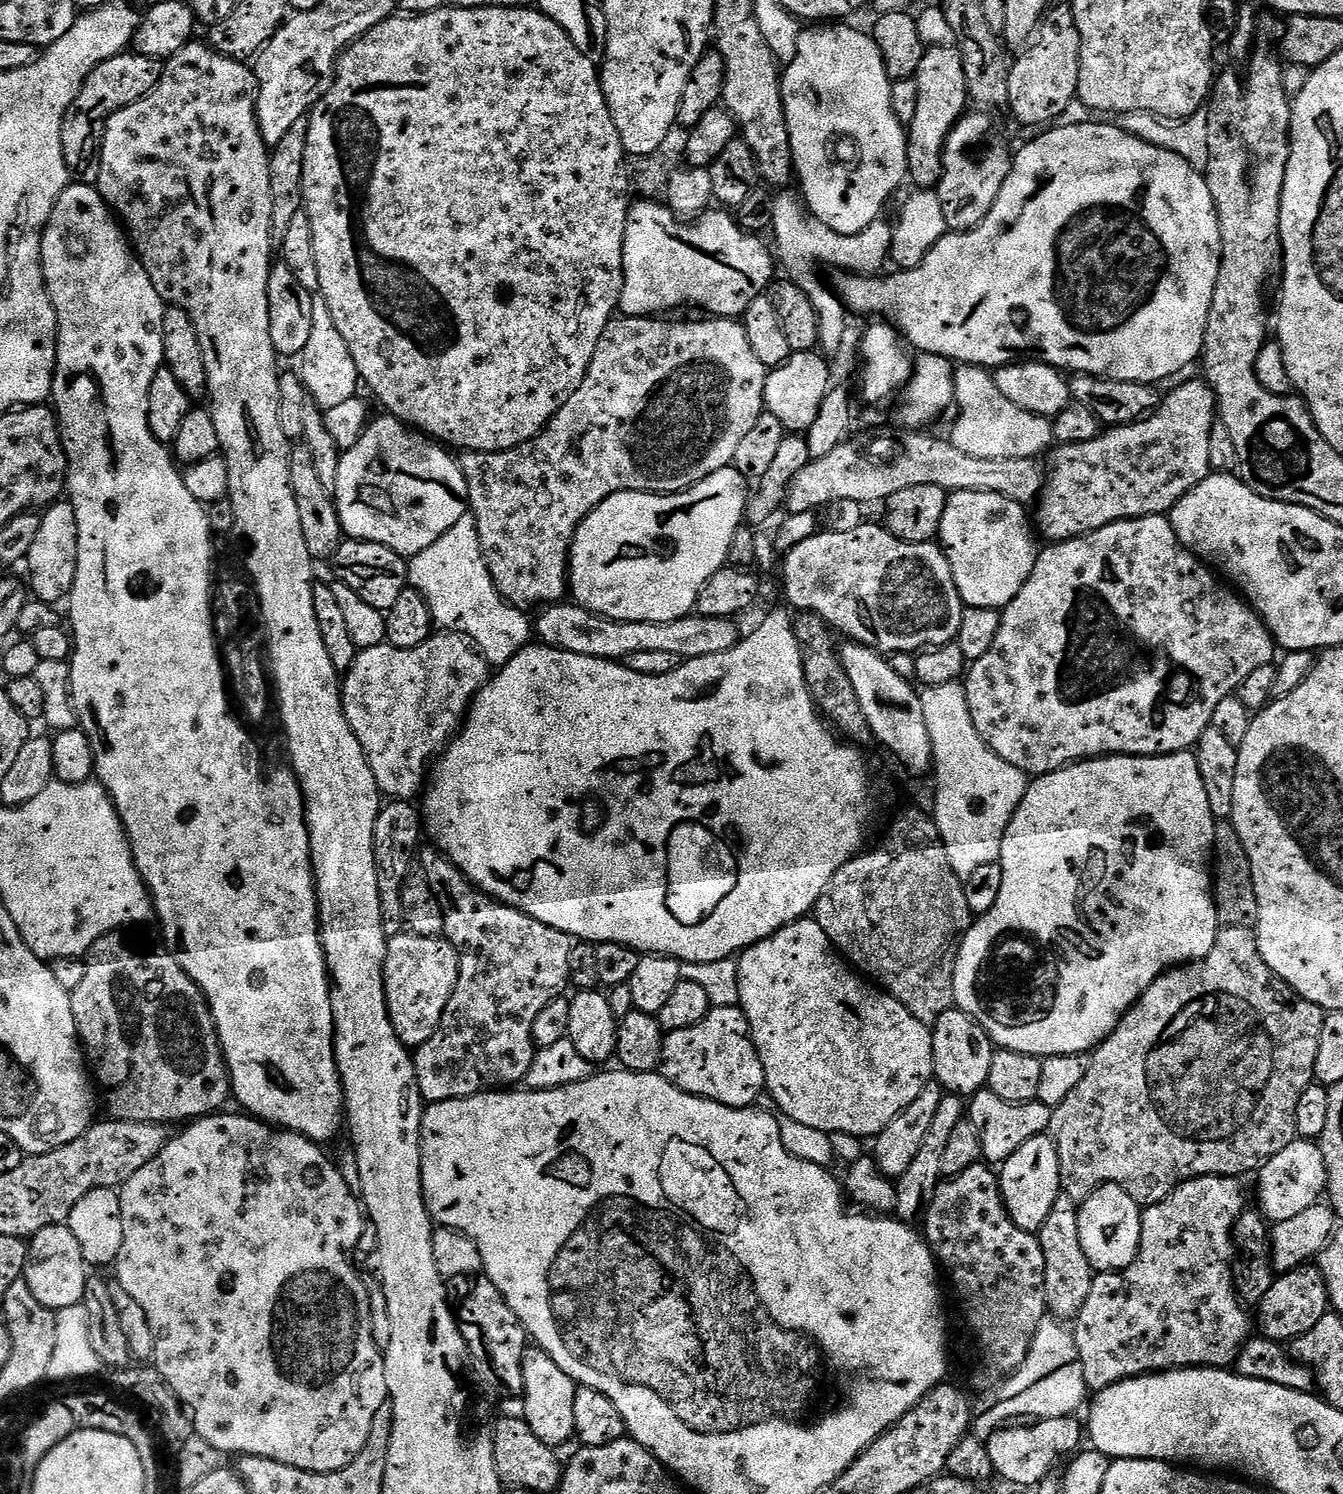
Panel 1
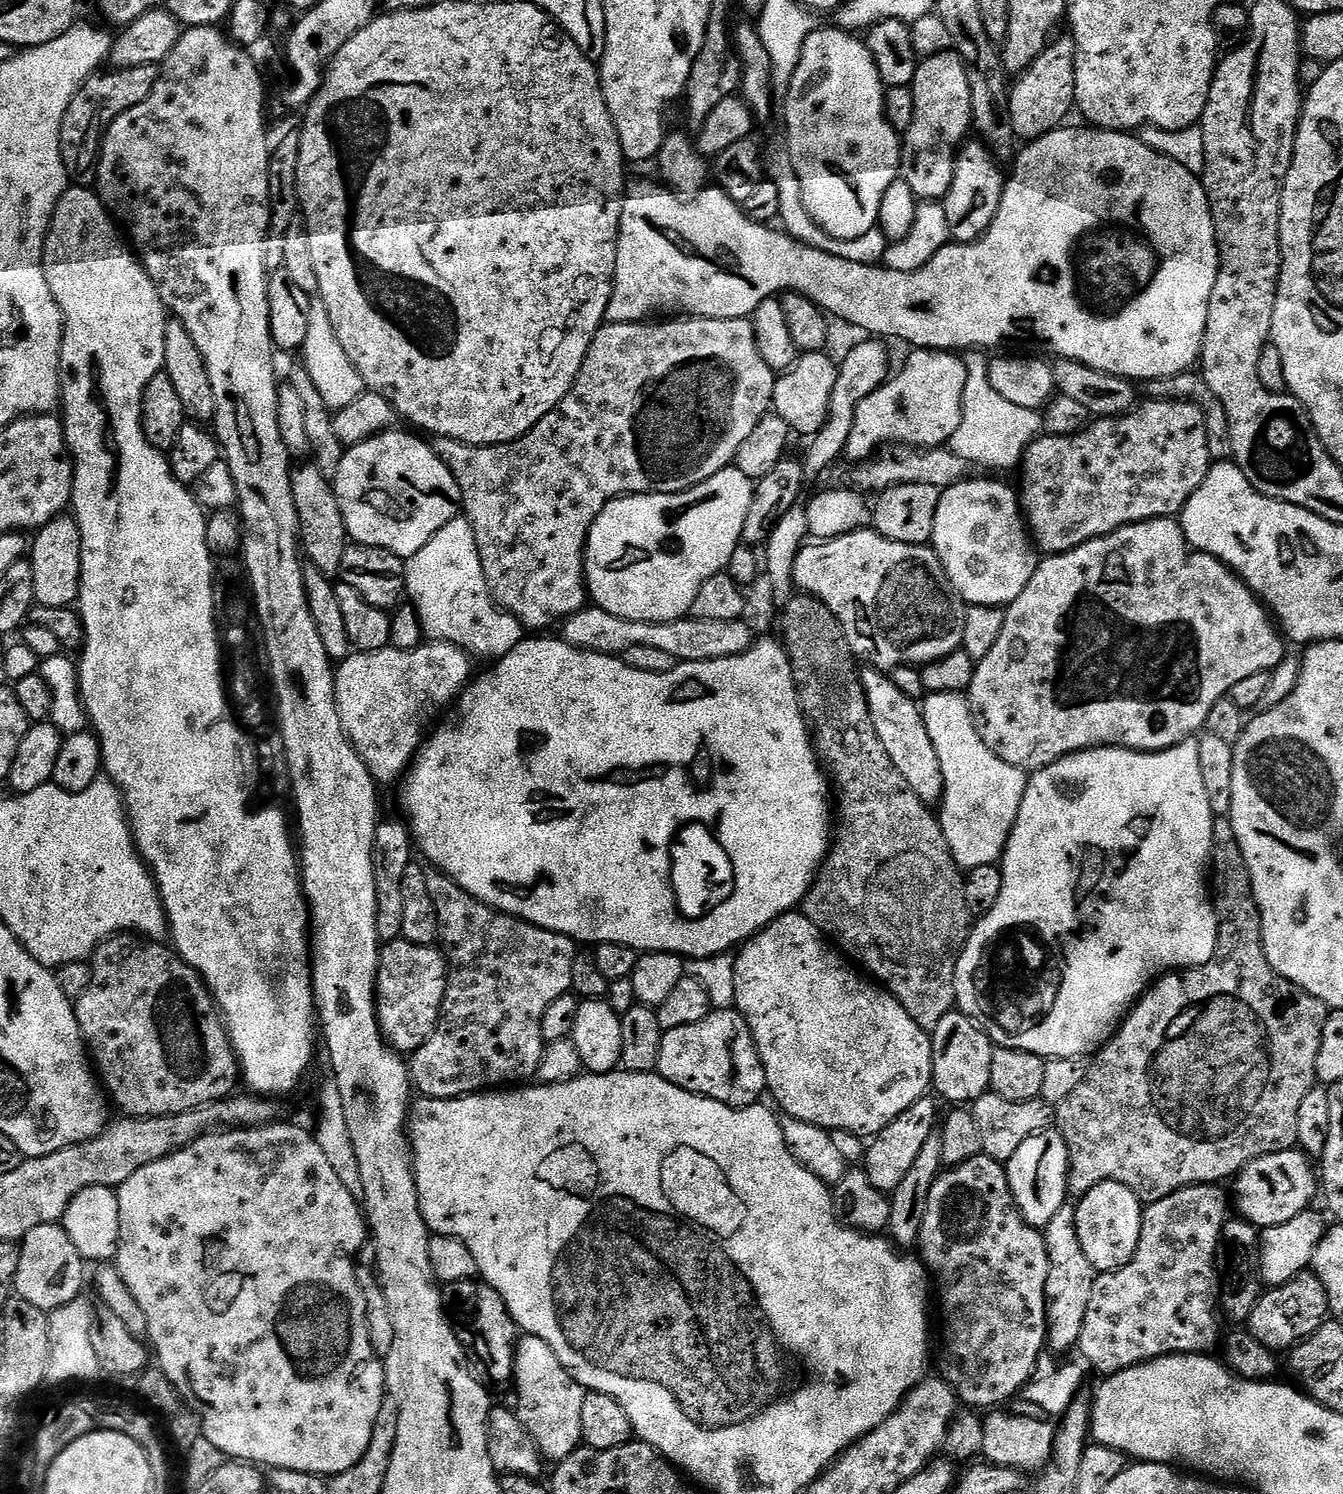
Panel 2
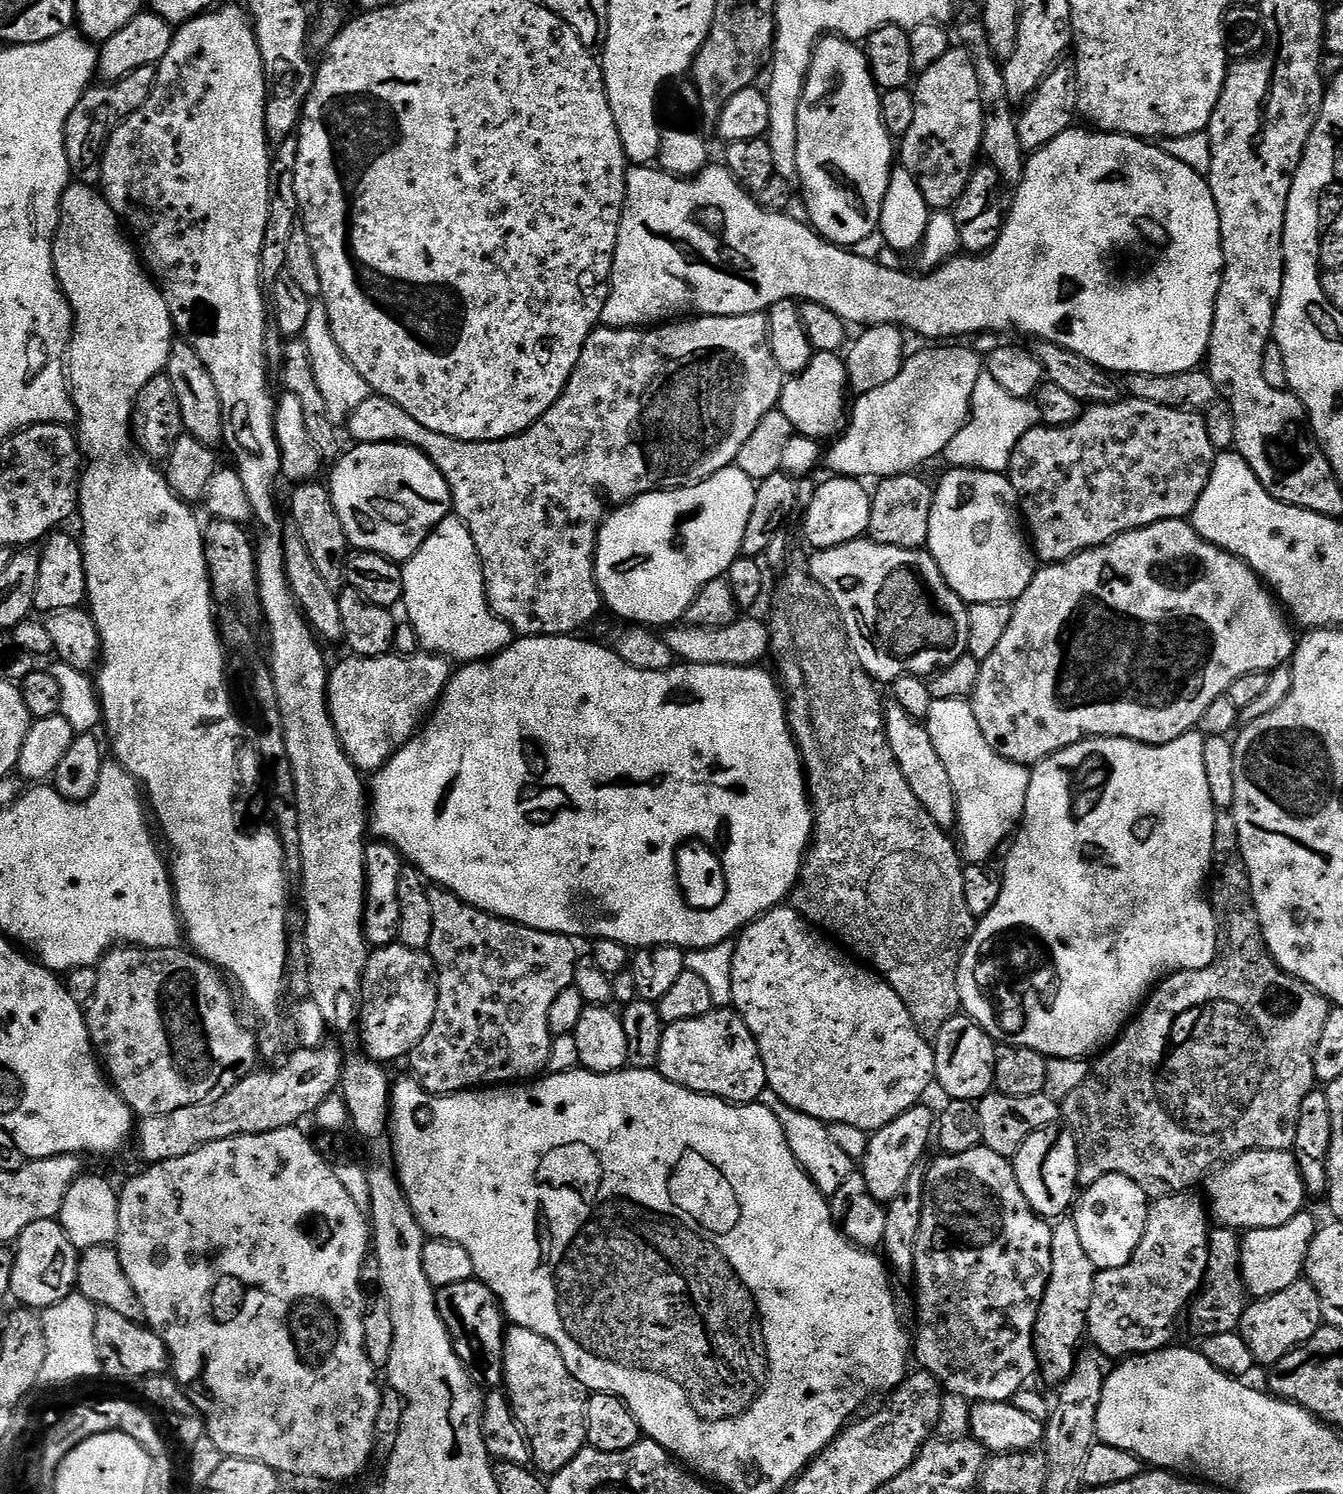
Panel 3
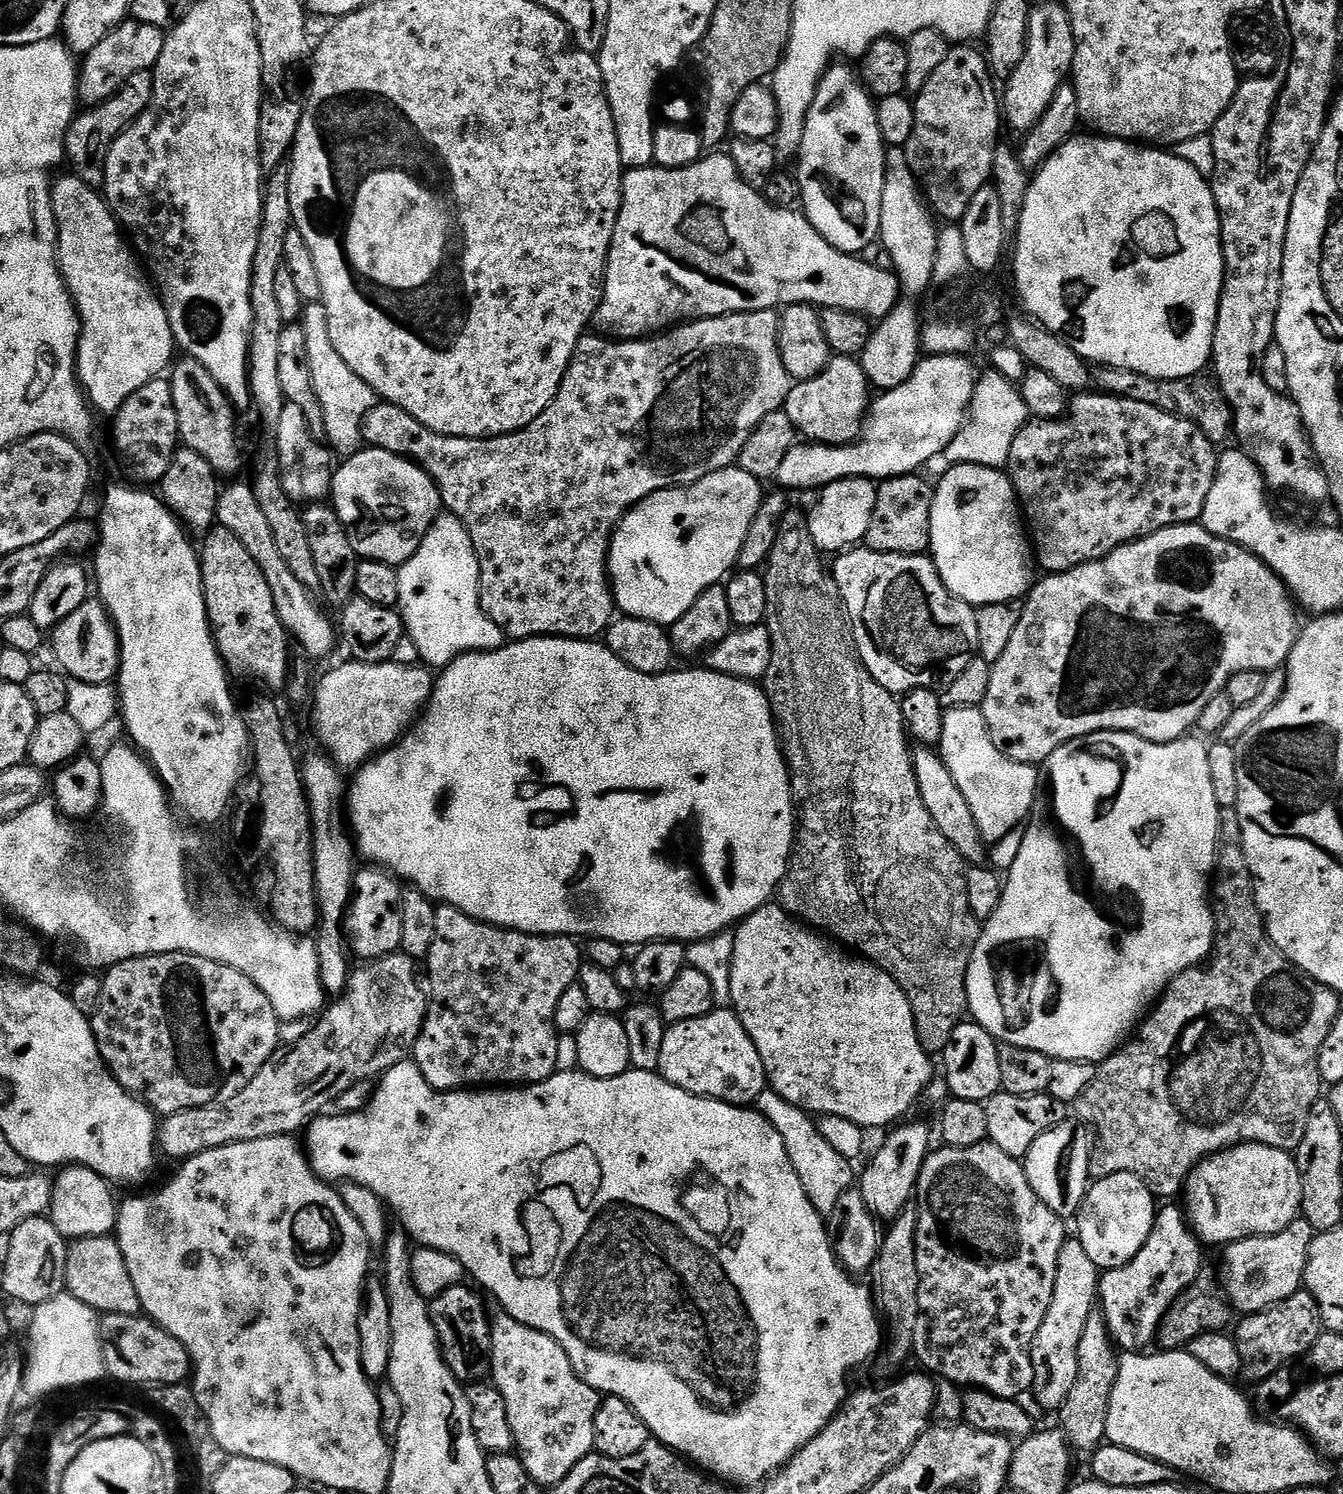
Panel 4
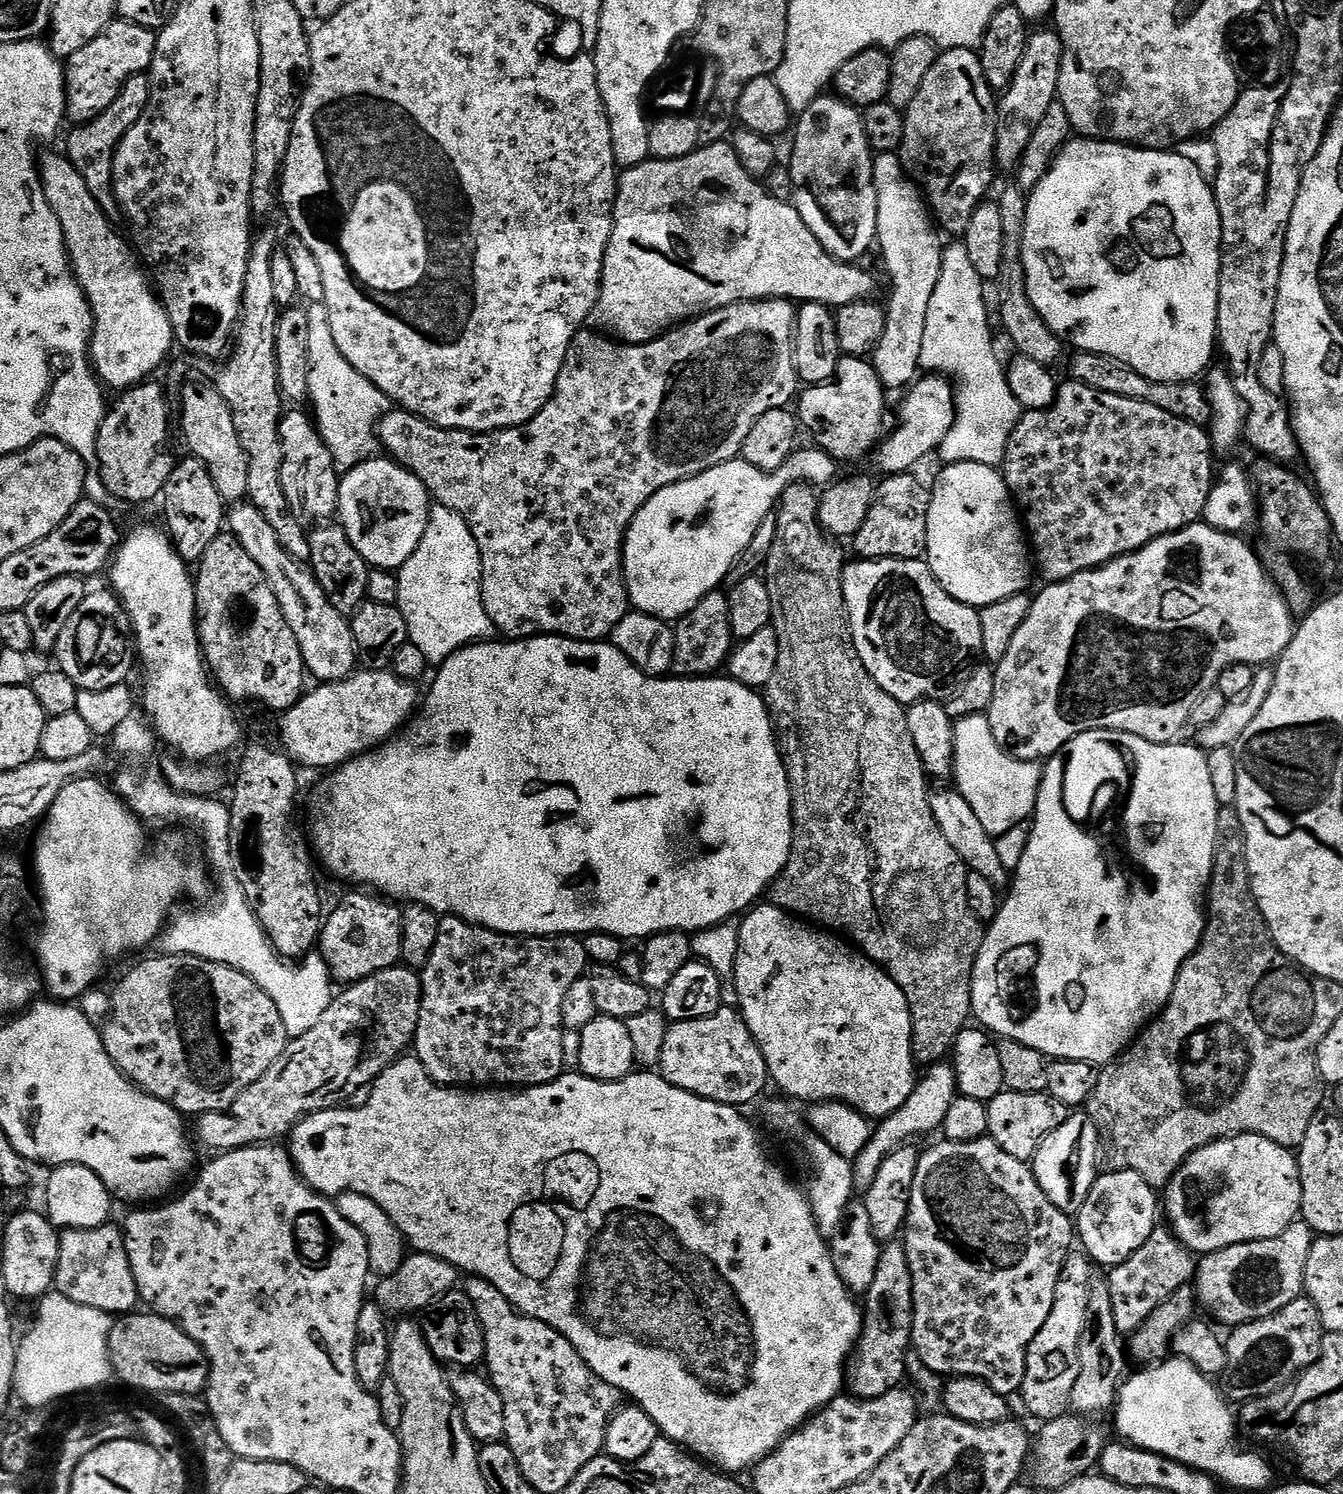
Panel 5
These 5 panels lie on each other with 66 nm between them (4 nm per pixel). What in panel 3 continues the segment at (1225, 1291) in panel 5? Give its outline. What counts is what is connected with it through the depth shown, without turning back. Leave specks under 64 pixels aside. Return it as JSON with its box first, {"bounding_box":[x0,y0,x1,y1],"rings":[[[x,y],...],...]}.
{"bounding_box":[1240,1210,1318,1298],"rings":[[[1302,1210],[1288,1224],[1277,1228],[1253,1228],[1243,1233],[1240,1241],[1240,1273],[1244,1284],[1248,1287],[1249,1297],[1259,1298],[1278,1294],[1278,1290],[1286,1290],[1286,1286],[1294,1286],[1296,1280],[1304,1276],[1304,1263],[1310,1250],[1310,1242],[1316,1237],[1318,1223],[1308,1210]]]}

